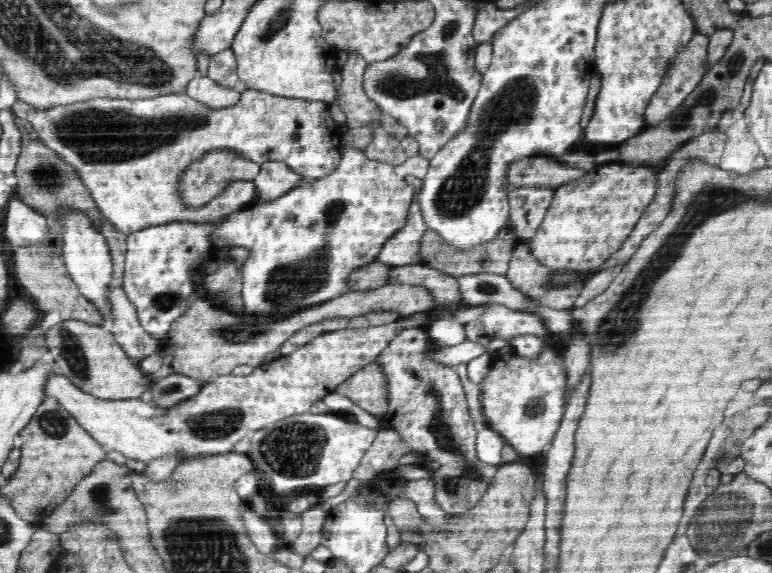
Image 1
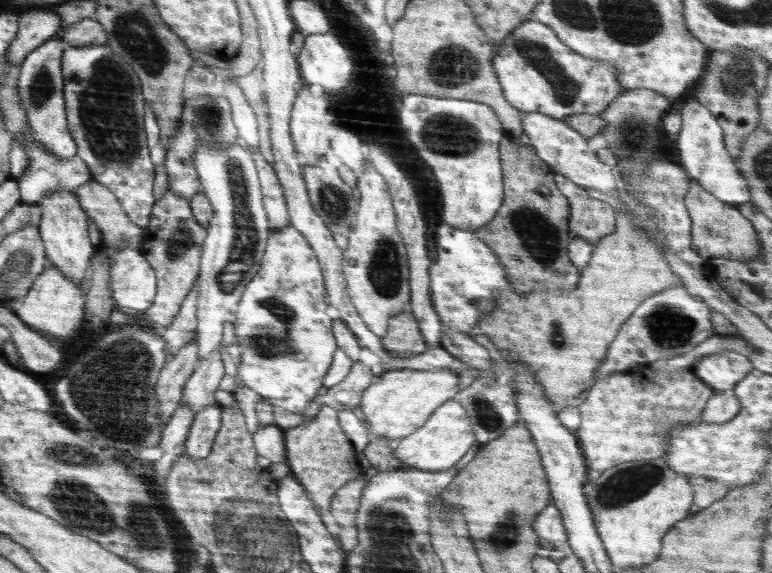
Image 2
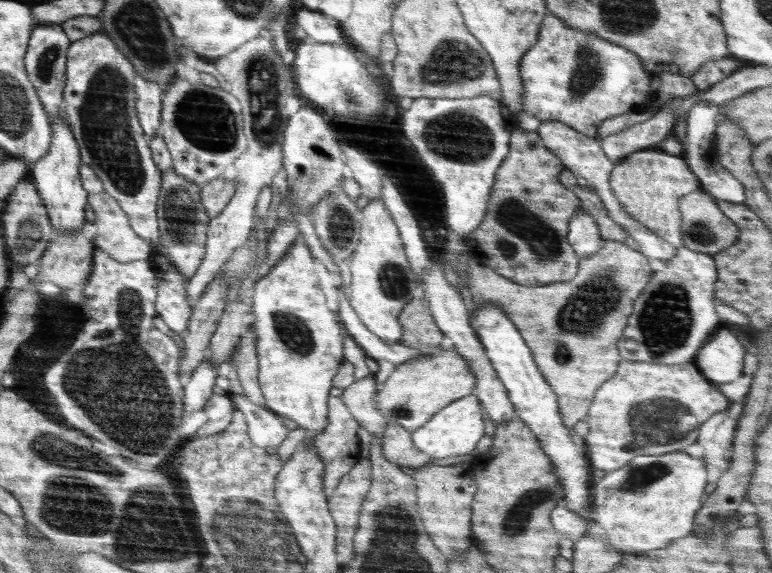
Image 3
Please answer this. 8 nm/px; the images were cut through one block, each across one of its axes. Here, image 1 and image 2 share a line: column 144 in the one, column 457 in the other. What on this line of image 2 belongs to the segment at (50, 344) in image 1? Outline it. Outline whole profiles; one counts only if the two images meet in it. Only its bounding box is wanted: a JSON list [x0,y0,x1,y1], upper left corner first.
[360,368,460,442]

